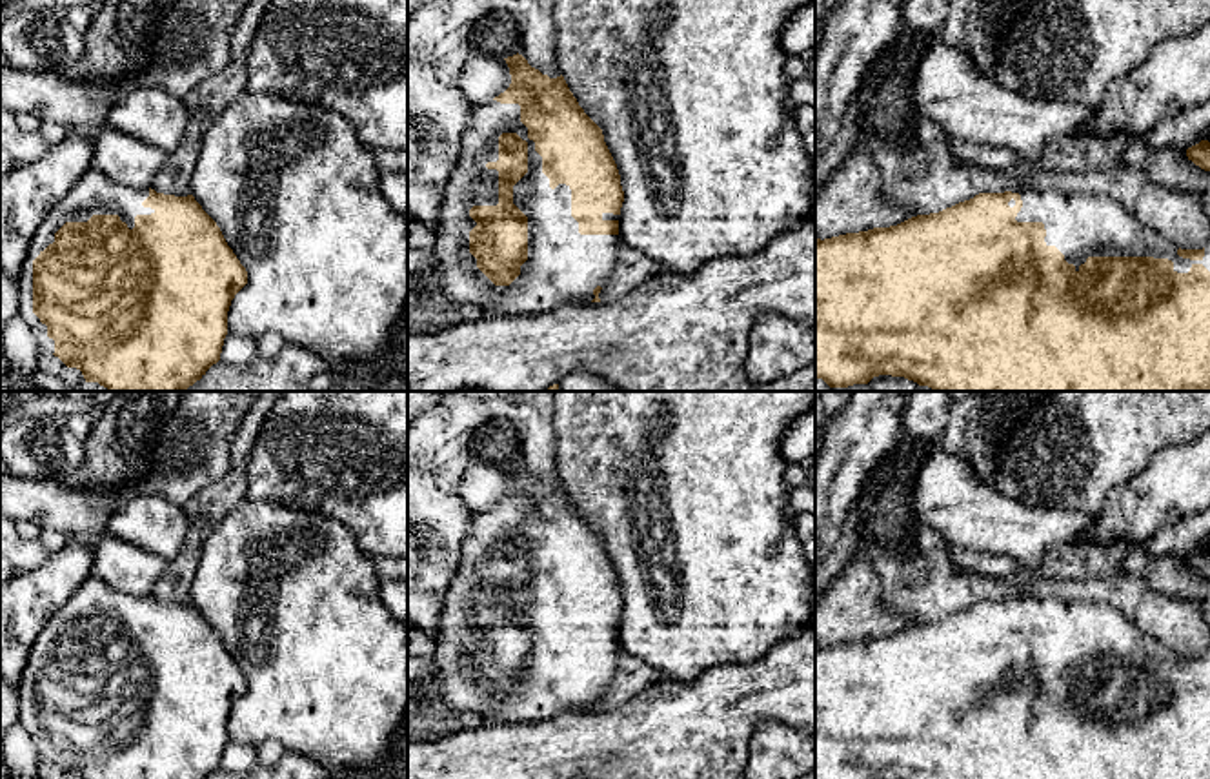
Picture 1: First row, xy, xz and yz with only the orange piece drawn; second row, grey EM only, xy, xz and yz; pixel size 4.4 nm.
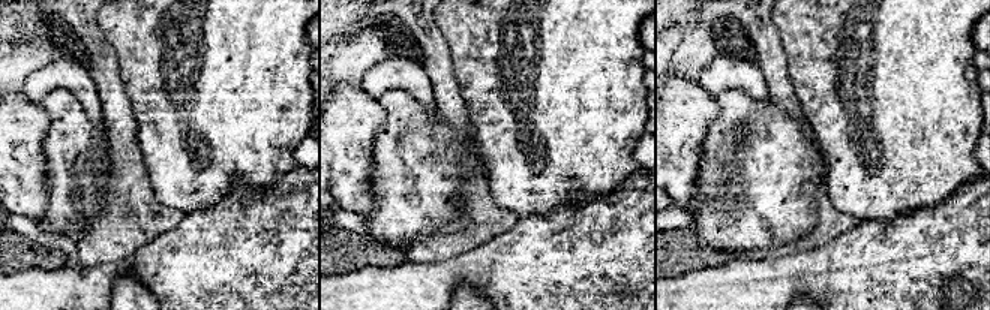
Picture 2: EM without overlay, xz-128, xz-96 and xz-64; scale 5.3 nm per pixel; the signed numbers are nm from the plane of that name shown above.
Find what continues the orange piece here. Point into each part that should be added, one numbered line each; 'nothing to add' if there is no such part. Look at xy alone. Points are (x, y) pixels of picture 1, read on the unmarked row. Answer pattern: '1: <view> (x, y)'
1: xy (95, 601)

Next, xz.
1: xz (563, 676)

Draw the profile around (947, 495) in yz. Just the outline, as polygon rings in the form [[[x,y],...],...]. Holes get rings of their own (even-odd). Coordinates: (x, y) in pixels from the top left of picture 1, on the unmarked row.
[[[930,444],[913,477],[910,502],[915,519],[937,533],[948,546],[968,551],[1012,557],[1026,568],[1039,568],[1054,548],[1088,544],[1081,537],[1095,517],[1052,506],[1028,506],[1004,497],[993,484],[981,482],[966,460]]]

